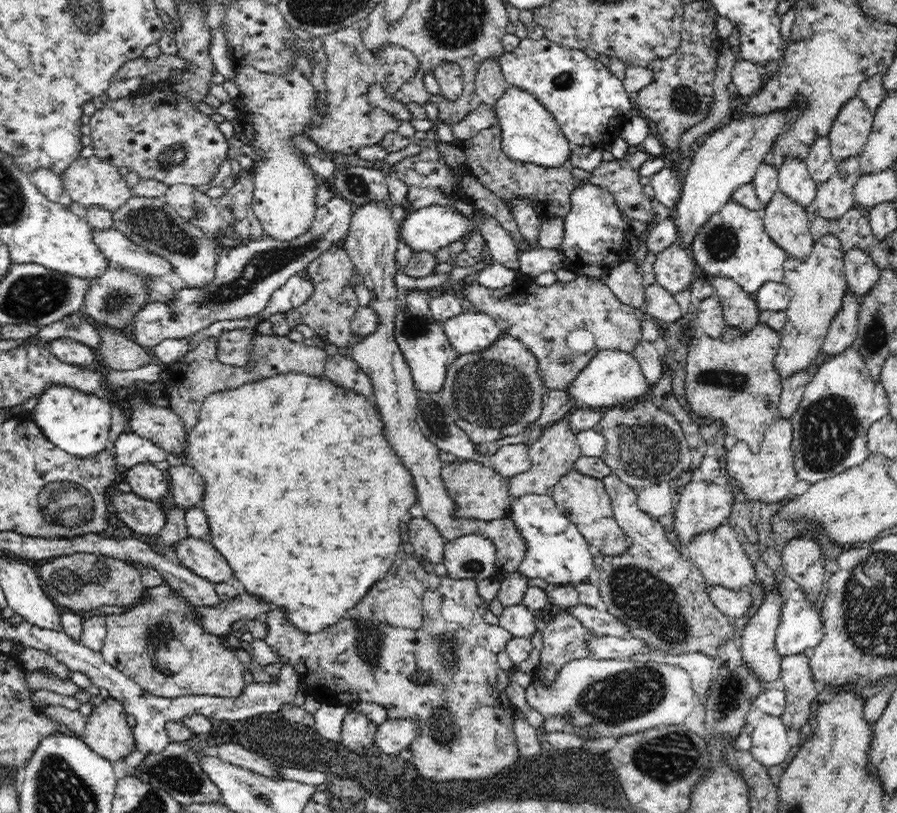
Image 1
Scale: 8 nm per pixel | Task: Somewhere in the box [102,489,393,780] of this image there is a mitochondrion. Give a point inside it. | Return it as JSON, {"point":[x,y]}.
{"point":[160,640]}

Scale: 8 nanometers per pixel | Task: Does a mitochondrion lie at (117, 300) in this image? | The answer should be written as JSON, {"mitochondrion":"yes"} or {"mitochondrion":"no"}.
{"mitochondrion":"yes"}

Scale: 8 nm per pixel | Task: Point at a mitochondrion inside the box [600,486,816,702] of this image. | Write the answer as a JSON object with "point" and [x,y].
{"point":[647,600]}

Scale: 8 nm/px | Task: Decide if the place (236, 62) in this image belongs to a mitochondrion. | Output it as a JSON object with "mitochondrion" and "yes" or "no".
{"mitochondrion":"no"}

